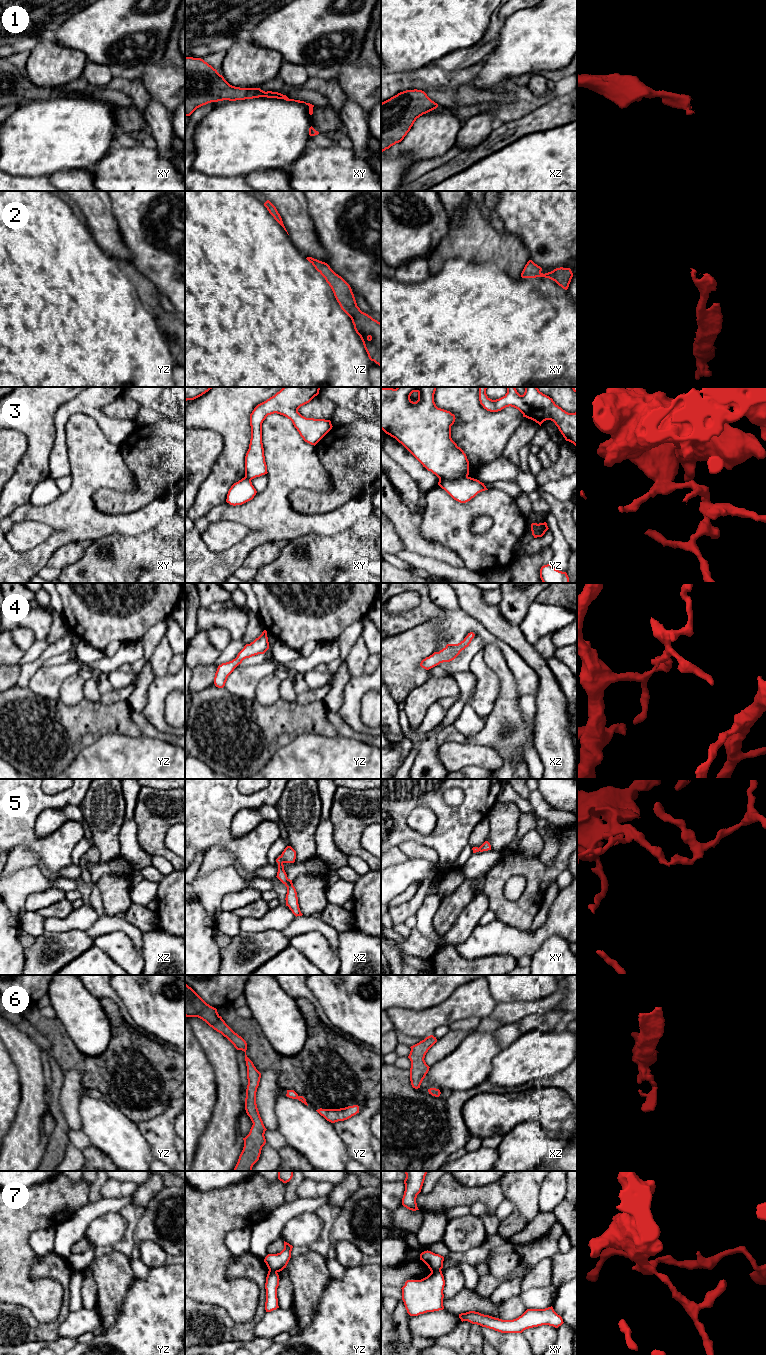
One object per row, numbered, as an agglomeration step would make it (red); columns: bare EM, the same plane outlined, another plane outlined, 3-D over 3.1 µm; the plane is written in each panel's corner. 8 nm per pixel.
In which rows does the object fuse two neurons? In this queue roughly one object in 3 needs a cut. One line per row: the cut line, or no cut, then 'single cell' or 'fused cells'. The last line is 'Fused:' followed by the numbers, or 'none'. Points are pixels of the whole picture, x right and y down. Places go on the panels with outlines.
1: cut none; single cell
2: cut none; single cell
3: cut yz (467, 476), (439, 480); fused cells
4: cut none; single cell
5: cut none; single cell
6: cut none; single cell
7: cut xy (440, 1269), (431, 1272); fused cells
Fused: 3, 7

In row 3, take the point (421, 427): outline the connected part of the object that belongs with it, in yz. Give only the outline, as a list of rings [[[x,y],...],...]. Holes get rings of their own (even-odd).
[[[437,387],[381,388],[381,429],[401,443],[428,471],[439,480],[460,479],[469,475],[469,461],[464,451],[451,438],[455,415],[438,408],[434,402]]]

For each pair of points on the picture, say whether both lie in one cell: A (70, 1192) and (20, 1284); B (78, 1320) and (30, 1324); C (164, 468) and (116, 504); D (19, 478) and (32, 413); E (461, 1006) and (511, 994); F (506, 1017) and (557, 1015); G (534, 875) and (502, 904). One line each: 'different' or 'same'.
A: same
B: different
C: same
D: same
E: different
F: different
G: same

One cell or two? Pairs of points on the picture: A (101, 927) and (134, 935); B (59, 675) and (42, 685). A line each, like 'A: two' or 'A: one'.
A: one
B: one

